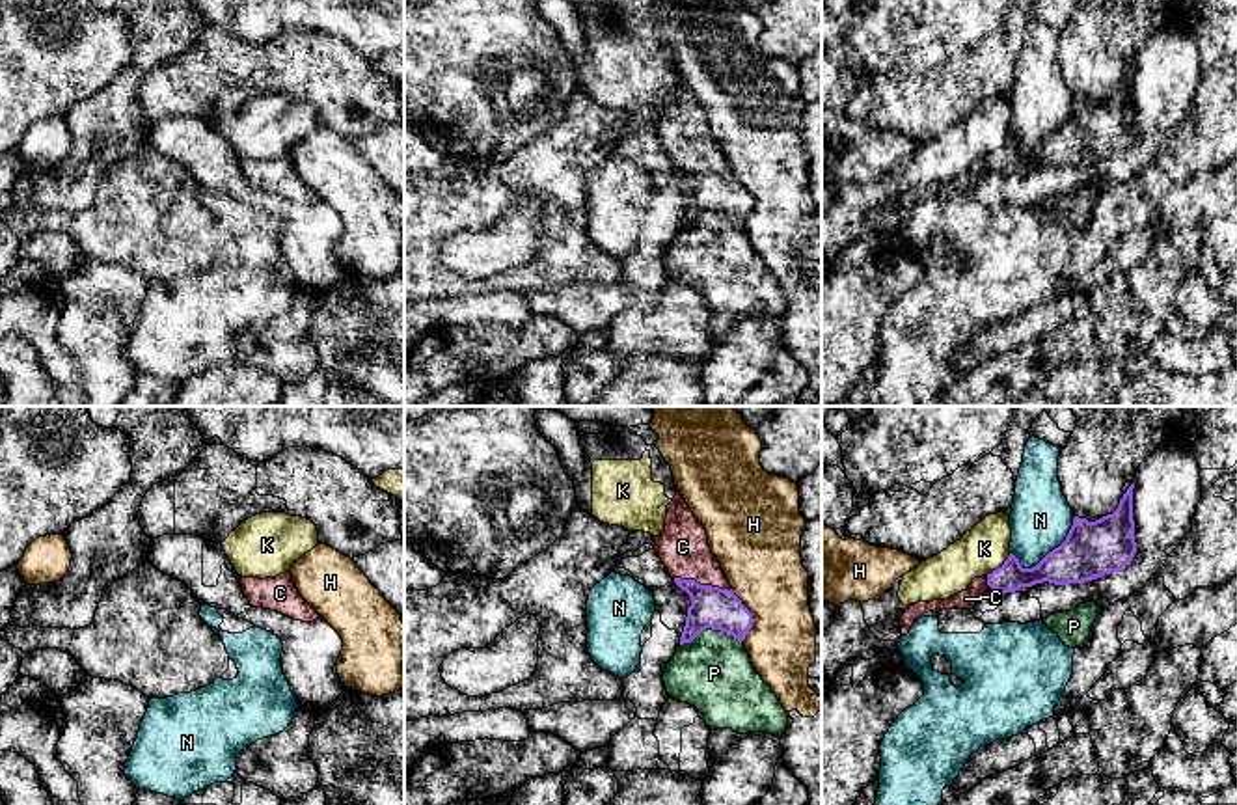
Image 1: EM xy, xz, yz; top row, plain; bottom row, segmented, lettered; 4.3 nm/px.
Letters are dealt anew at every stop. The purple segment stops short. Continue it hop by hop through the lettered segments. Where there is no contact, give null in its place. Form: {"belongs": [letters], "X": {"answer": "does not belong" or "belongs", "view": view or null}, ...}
{"belongs": ["C"], "C": {"answer": "belongs", "view": "xz"}, "H": {"answer": "does not belong", "view": "xz"}, "K": {"answer": "does not belong", "view": "yz"}, "N": {"answer": "does not belong", "view": "yz"}, "P": {"answer": "does not belong", "view": "xz"}}

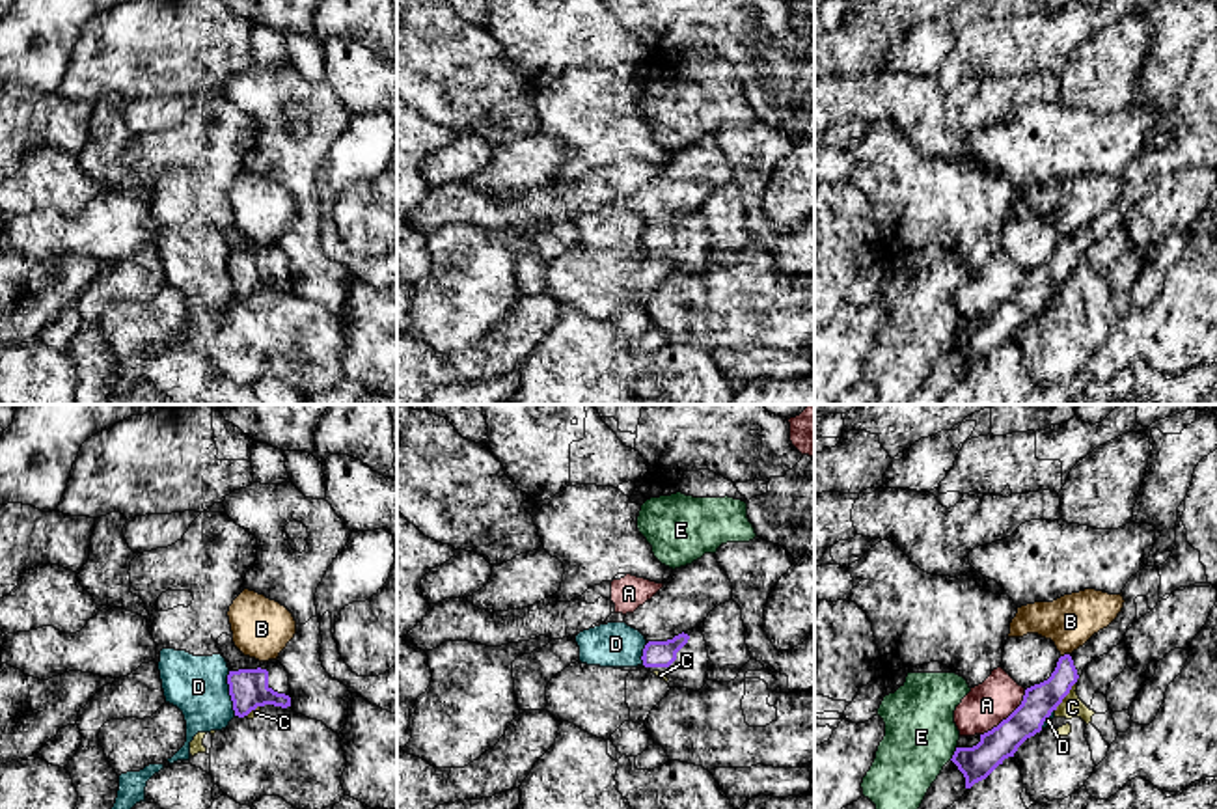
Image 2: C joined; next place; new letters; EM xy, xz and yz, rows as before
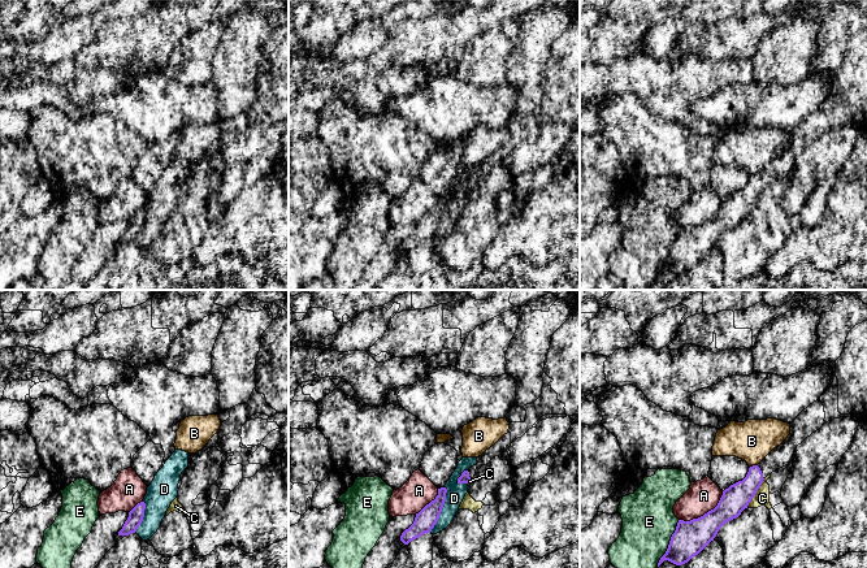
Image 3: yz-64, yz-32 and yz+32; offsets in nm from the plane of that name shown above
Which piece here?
{"belongs": [], "A": {"answer": "does not belong", "view": "yz"}, "B": {"answer": "does not belong", "view": "yz"}, "C": {"answer": "does not belong", "view": "yz"}, "D": {"answer": "does not belong", "view": "xy"}, "E": {"answer": "does not belong", "view": "yz"}}

